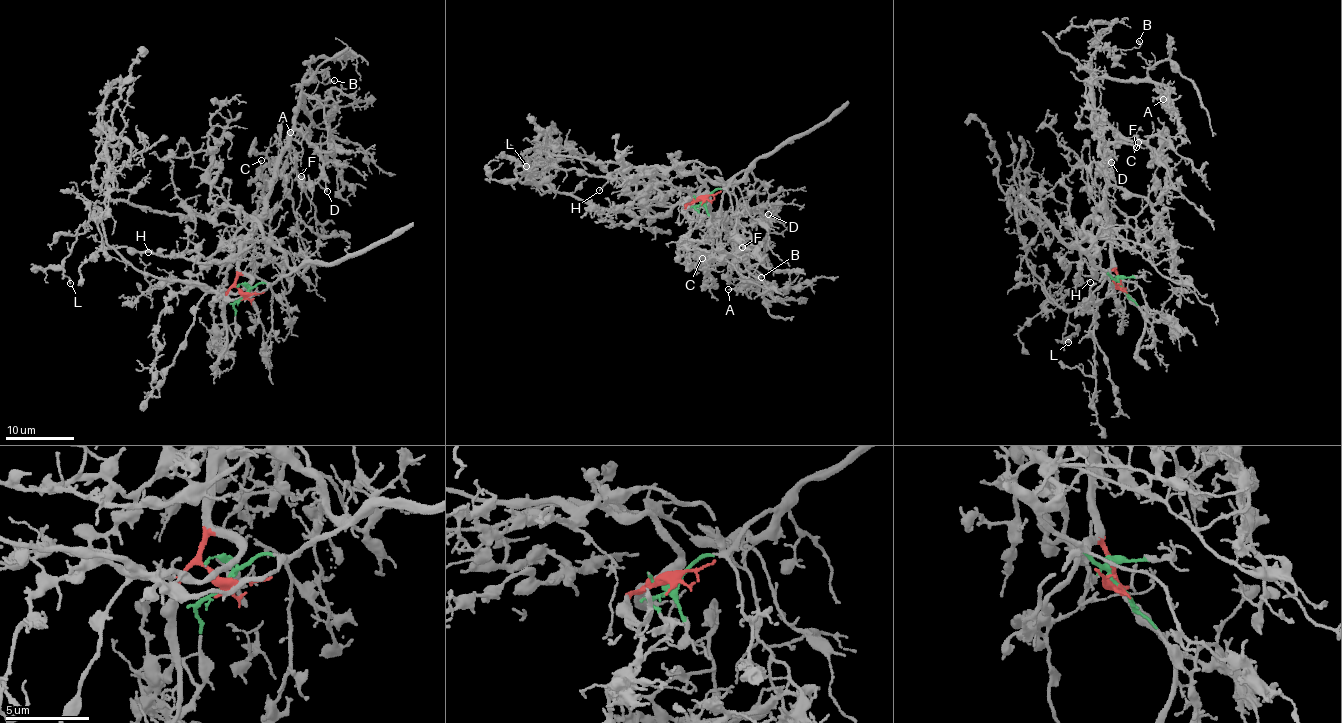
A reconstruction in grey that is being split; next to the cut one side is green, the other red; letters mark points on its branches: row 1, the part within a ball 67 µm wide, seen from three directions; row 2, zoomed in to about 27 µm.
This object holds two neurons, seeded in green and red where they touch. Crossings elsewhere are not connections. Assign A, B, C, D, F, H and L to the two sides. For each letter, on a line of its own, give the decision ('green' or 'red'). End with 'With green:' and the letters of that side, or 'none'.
A: red
B: red
C: red
D: red
F: red
H: green
L: green
With green: H, L

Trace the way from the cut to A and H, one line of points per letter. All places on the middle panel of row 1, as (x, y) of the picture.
A: (703, 201), (693, 201), (691, 206), (708, 210), (712, 225), (724, 221), (733, 265), (746, 283), (728, 289)
H: (703, 201), (745, 173), (736, 182), (673, 168), (644, 168), (633, 176), (612, 177), (599, 191)

